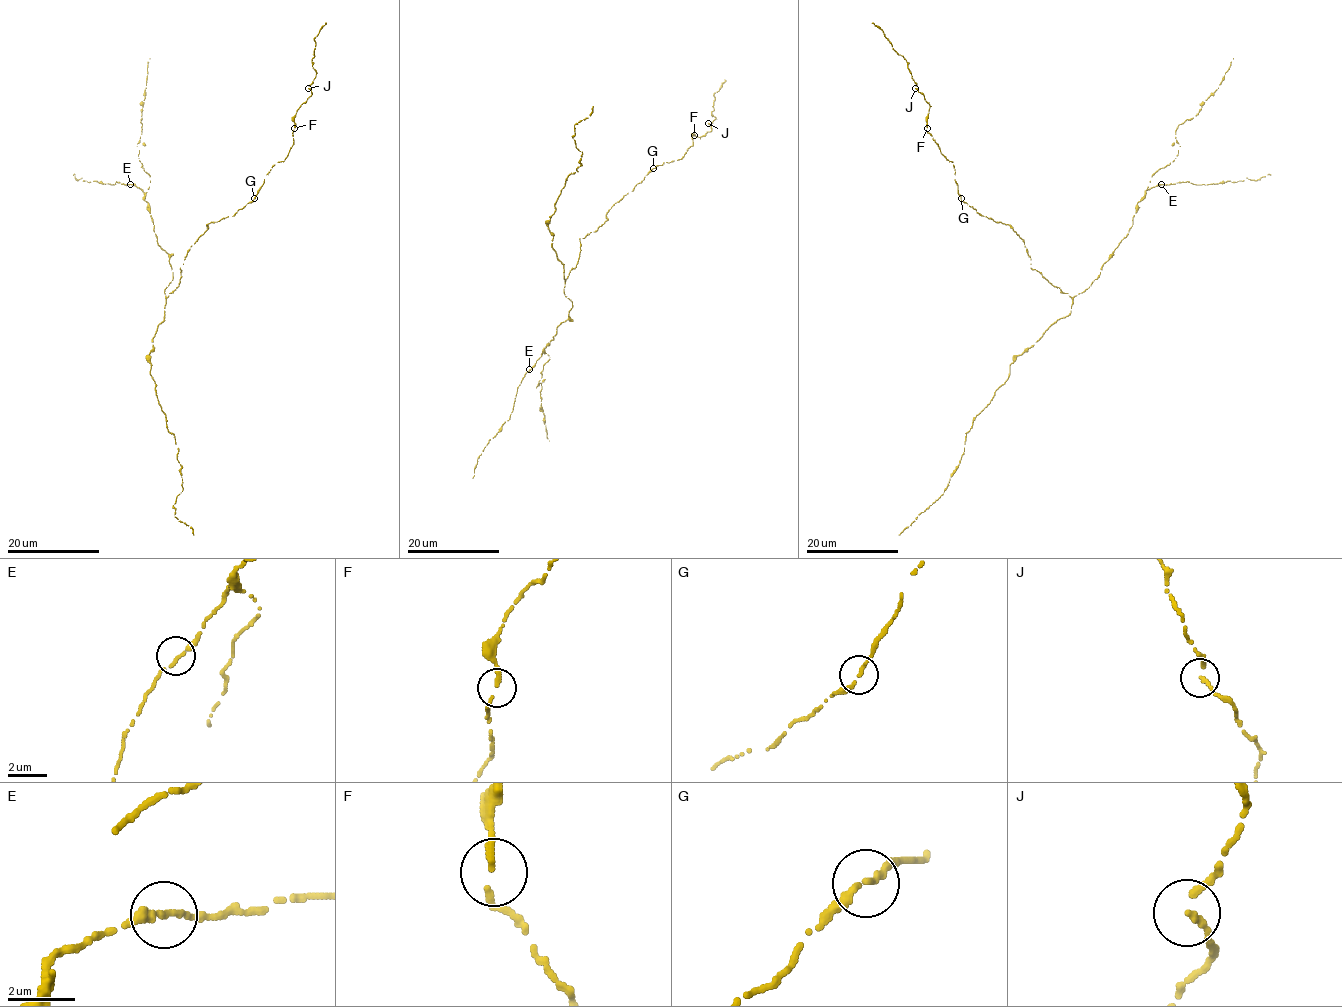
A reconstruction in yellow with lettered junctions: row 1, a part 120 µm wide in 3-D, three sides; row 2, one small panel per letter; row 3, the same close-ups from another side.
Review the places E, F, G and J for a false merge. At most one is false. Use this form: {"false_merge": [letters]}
{"false_merge": []}

